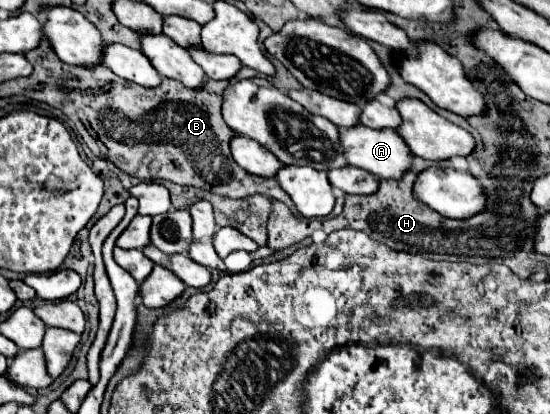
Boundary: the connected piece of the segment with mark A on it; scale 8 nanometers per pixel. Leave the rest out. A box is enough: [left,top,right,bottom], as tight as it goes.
[338,125,412,179]

